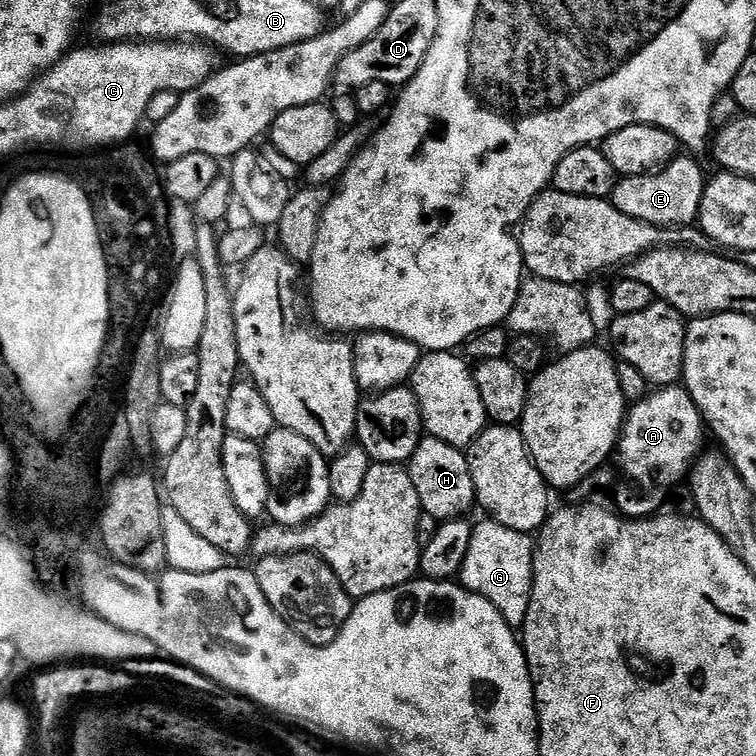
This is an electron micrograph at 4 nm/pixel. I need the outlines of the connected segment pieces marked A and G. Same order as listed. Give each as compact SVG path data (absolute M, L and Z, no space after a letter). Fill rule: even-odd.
M683 386L656 388L635 401L627 409L614 453L614 460L632 480L617 483L615 509L627 519L643 517L648 494L664 490L668 484L676 484L689 475L691 464L701 453L704 432L706 436L704 417ZM630 498L634 498L634 512Z
M484 518L473 527L470 546L466 550L466 562L462 562L458 580L469 592L486 598L502 614L508 624L520 626L528 613L528 602L532 597L532 558L534 540L527 532L510 530L498 521Z

